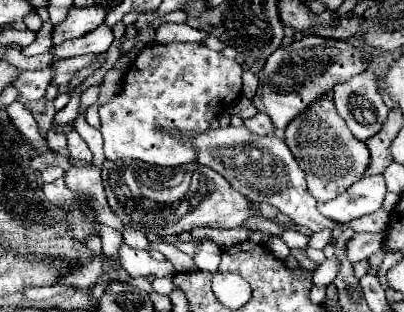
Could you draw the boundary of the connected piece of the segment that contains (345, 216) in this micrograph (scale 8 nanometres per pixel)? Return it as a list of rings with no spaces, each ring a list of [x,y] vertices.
[[[383,174],[363,176],[345,194],[339,194],[329,202],[319,202],[317,208],[323,216],[335,222],[351,222],[365,214],[377,212],[383,206],[385,194],[387,190]]]

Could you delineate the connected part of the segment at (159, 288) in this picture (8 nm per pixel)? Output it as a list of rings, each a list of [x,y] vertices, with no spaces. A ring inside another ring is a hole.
[[[167,276],[167,278],[155,278],[152,282],[152,287],[155,292],[159,292],[163,296],[171,296],[171,292],[175,290],[175,284],[173,284],[171,276]]]

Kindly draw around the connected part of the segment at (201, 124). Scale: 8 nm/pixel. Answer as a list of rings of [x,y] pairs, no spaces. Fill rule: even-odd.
[[[171,42],[171,44],[145,46],[145,50],[133,62],[129,76],[125,76],[123,88],[115,94],[115,98],[109,104],[99,106],[99,116],[101,116],[99,130],[103,134],[105,158],[109,160],[135,158],[155,166],[181,166],[193,162],[197,154],[193,154],[189,142],[181,138],[169,138],[169,134],[163,132],[169,130],[169,126],[177,126],[181,132],[189,132],[189,134],[209,128],[209,122],[217,118],[217,114],[223,108],[227,108],[231,102],[235,102],[241,96],[241,72],[243,70],[235,60],[229,60],[223,54],[213,52],[203,44]]]

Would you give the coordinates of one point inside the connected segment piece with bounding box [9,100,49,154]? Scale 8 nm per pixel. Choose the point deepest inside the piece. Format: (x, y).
(20, 116)

